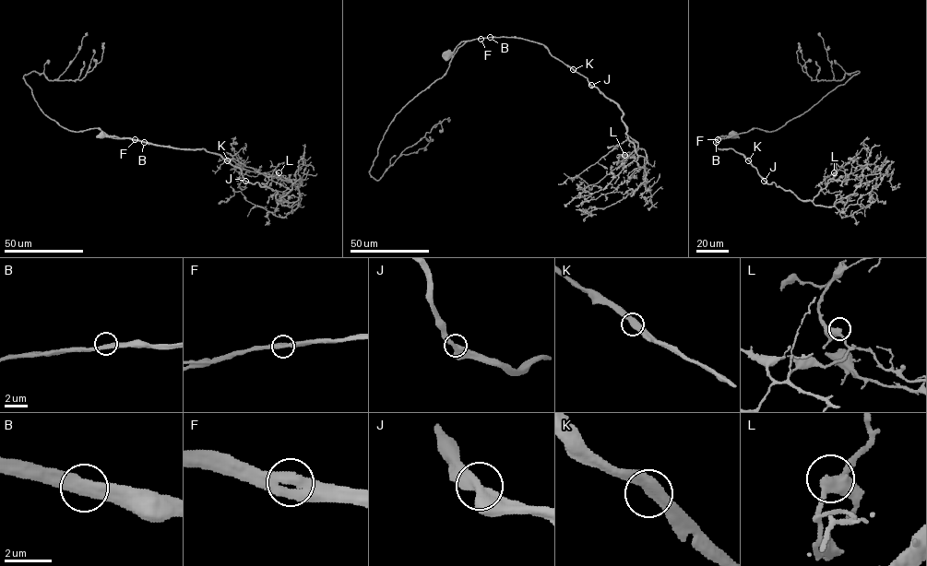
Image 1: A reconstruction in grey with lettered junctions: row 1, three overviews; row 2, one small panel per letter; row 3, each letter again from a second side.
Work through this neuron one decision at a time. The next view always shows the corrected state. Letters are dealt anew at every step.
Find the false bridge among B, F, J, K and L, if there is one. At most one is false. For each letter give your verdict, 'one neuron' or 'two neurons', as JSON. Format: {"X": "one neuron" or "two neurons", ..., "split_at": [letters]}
{"B": "one neuron", "F": "one neuron", "J": "one neuron", "K": "one neuron", "L": "one neuron", "split_at": []}

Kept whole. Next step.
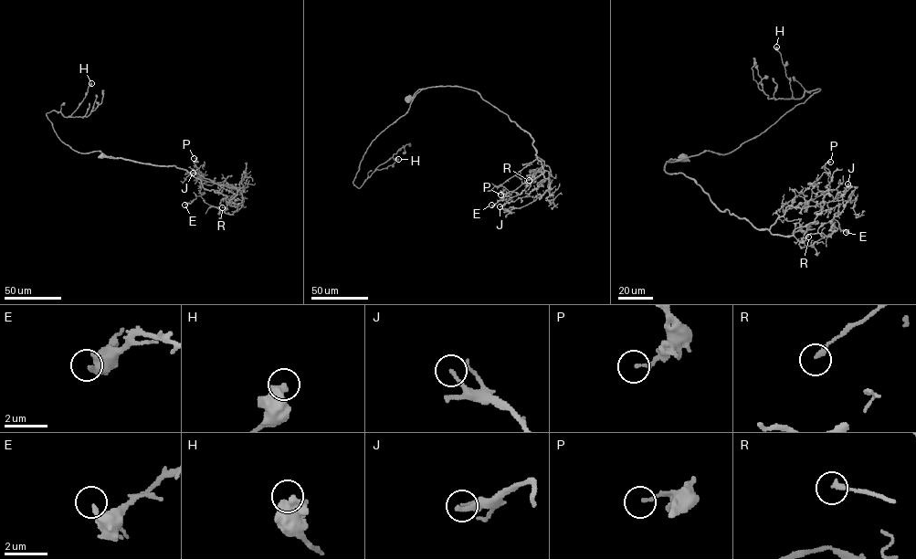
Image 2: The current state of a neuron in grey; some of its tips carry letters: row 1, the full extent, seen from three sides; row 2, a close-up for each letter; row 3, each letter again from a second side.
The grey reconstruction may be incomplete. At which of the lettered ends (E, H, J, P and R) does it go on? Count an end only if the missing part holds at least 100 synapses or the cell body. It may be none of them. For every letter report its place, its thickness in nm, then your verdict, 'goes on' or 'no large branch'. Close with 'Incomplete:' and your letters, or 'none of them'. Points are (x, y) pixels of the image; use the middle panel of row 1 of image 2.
E: at (491, 205); 260 nm thick; no large branch
H: at (398, 159); 650 nm thick; no large branch
J: at (500, 206); 140 nm thick; no large branch
P: at (500, 195); 140 nm thick; no large branch
R: at (529, 180); 220 nm thick; no large branch
Incomplete: none of them

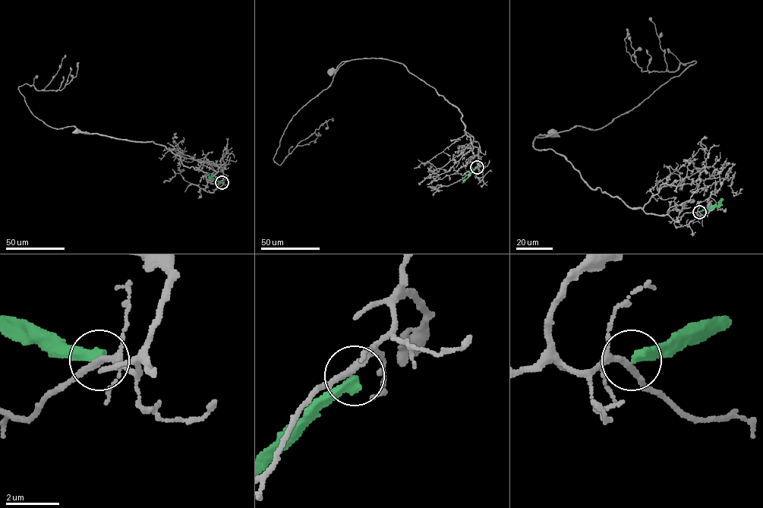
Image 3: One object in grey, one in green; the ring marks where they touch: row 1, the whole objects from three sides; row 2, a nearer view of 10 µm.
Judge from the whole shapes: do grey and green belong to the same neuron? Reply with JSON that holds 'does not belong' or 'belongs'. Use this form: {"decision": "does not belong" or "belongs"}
{"decision": "does not belong"}

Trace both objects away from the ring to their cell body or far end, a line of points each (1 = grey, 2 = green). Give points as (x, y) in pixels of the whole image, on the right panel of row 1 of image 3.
1: (699, 212), (675, 221), (592, 189), (563, 156), (534, 146), (538, 135), (553, 134)
2: (699, 212), (715, 206), (723, 200)

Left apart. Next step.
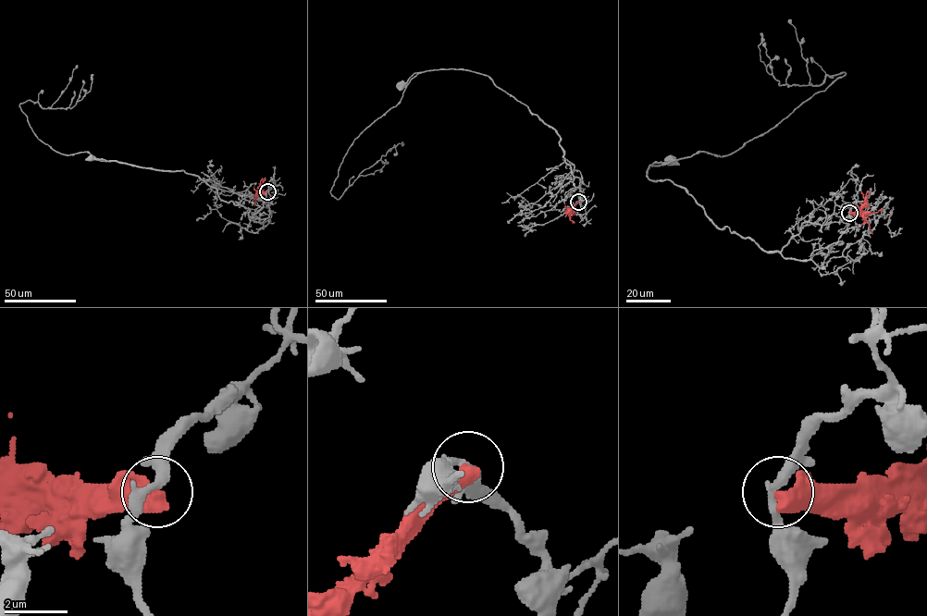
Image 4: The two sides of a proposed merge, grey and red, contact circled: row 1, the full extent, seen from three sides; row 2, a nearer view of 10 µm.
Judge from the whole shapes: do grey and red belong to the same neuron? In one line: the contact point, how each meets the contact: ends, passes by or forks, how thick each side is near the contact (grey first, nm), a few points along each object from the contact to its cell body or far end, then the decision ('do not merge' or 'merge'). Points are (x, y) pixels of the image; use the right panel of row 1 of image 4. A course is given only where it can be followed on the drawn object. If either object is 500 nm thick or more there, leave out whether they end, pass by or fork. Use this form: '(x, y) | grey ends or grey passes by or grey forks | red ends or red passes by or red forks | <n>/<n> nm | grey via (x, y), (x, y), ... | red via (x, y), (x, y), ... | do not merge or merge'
(849, 213) | grey passes by | red ends | 320/480 nm | grey via (848, 213), (837, 241), (809, 259), (785, 258), (719, 228), (670, 179), (648, 177), (653, 163), (671, 162) | red via (848, 213), (862, 214), (872, 234) | do not merge

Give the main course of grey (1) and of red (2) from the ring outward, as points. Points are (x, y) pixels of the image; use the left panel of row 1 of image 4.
1: (266, 191), (269, 216), (254, 222), (249, 209), (221, 200), (215, 188), (184, 170), (92, 158)
2: (266, 191), (258, 192), (254, 205)

